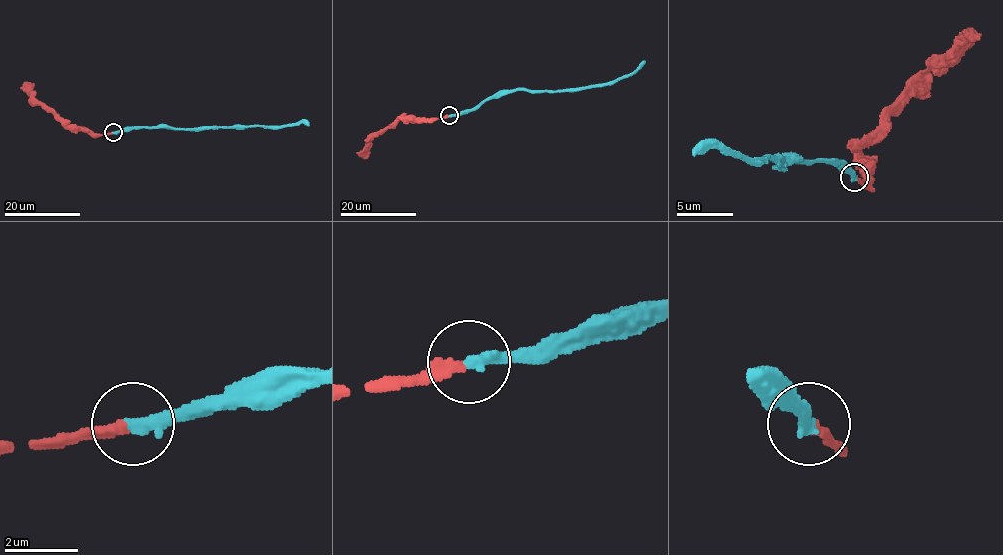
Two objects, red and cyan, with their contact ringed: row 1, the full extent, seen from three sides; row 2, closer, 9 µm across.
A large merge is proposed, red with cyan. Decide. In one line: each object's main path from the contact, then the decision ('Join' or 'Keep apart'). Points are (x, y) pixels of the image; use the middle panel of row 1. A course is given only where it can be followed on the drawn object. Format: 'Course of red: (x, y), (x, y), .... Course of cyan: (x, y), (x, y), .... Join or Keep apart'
Course of red: (449, 115), (397, 118), (370, 138), (364, 158). Course of cyan: (450, 115), (474, 110), (493, 96), (517, 90), (564, 91), (610, 84), (631, 74), (645, 61). Join

